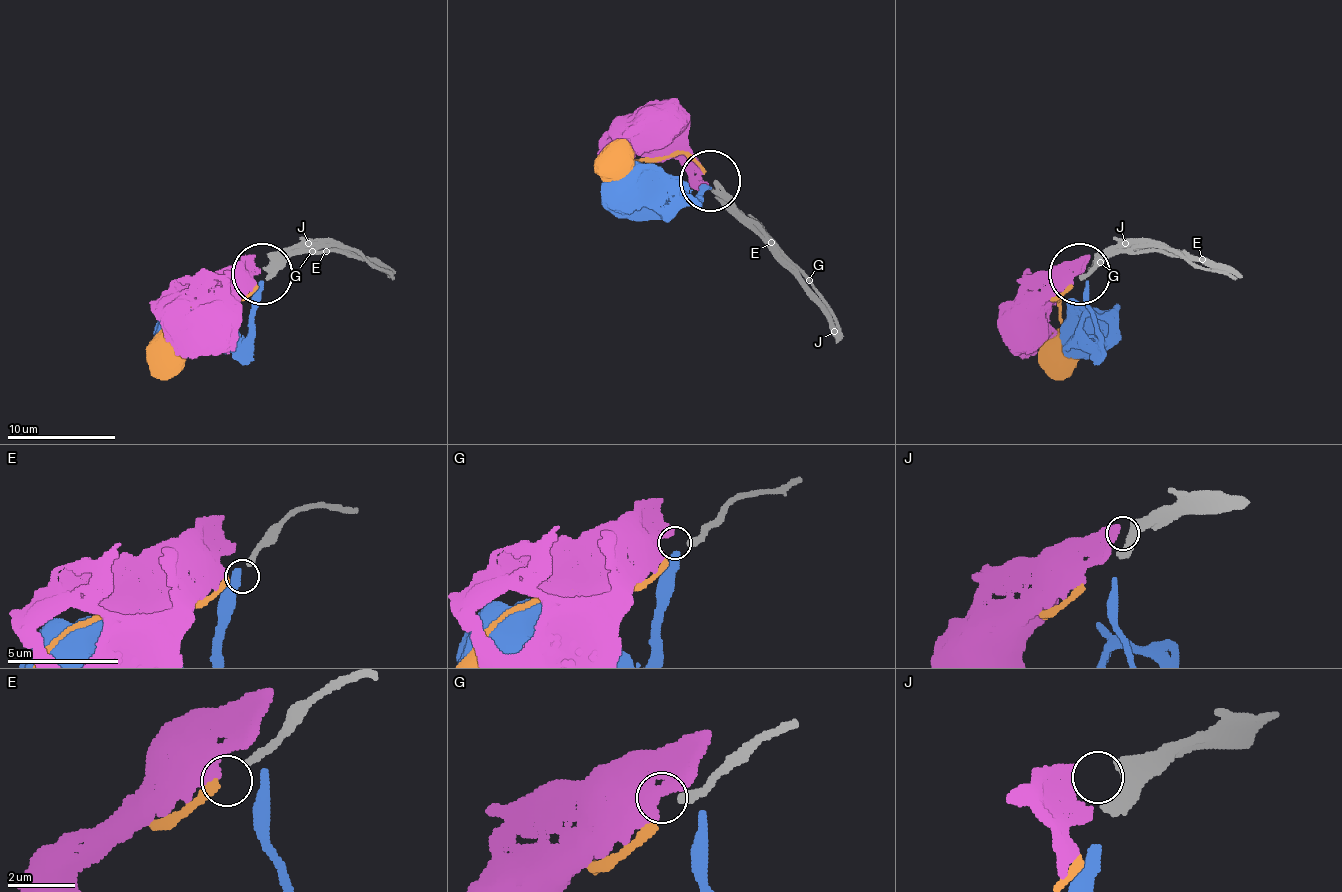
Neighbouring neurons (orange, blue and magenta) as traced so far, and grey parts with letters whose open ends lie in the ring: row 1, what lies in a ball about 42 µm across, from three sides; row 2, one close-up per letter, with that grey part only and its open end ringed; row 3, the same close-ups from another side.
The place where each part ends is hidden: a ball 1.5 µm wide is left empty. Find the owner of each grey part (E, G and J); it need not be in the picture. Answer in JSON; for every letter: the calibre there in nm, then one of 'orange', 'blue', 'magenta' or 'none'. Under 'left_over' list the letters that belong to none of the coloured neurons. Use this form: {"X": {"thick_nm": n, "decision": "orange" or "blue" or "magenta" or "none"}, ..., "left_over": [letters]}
{"E": {"thick_nm": 200, "decision": "orange"}, "G": {"thick_nm": 240, "decision": "none"}, "J": {"thick_nm": 280, "decision": "magenta"}, "left_over": ["G"]}

